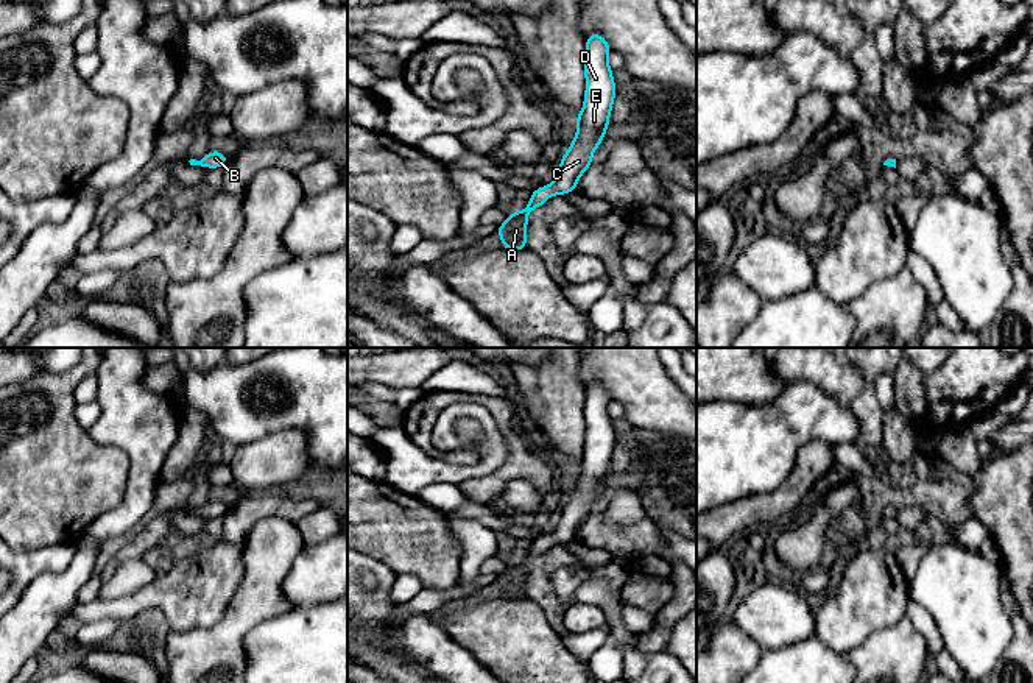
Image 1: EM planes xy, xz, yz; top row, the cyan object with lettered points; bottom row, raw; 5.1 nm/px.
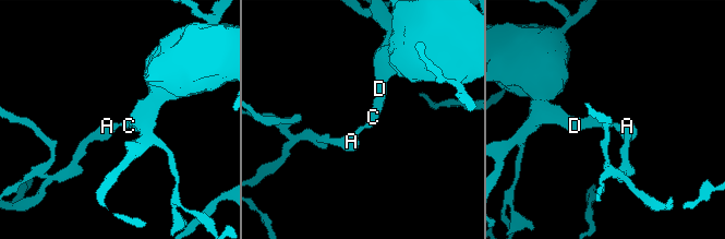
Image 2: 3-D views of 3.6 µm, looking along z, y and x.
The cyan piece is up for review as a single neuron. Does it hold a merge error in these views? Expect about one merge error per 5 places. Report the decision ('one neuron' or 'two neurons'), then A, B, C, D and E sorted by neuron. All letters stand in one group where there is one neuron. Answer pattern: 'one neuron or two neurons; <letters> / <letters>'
one neuron; A B C D E

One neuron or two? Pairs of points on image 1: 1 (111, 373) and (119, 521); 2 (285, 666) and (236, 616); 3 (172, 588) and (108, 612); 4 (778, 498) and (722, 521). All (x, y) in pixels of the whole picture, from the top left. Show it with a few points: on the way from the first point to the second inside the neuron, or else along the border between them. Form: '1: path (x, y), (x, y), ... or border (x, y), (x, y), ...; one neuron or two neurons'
1: path (130, 410), (141, 424), (141, 484); one neuron
2: border (282, 613), (264, 619), (246, 633), (246, 666); two neurons
3: path (156, 594), (123, 608); one neuron
4: path (764, 510), (736, 518); one neuron

